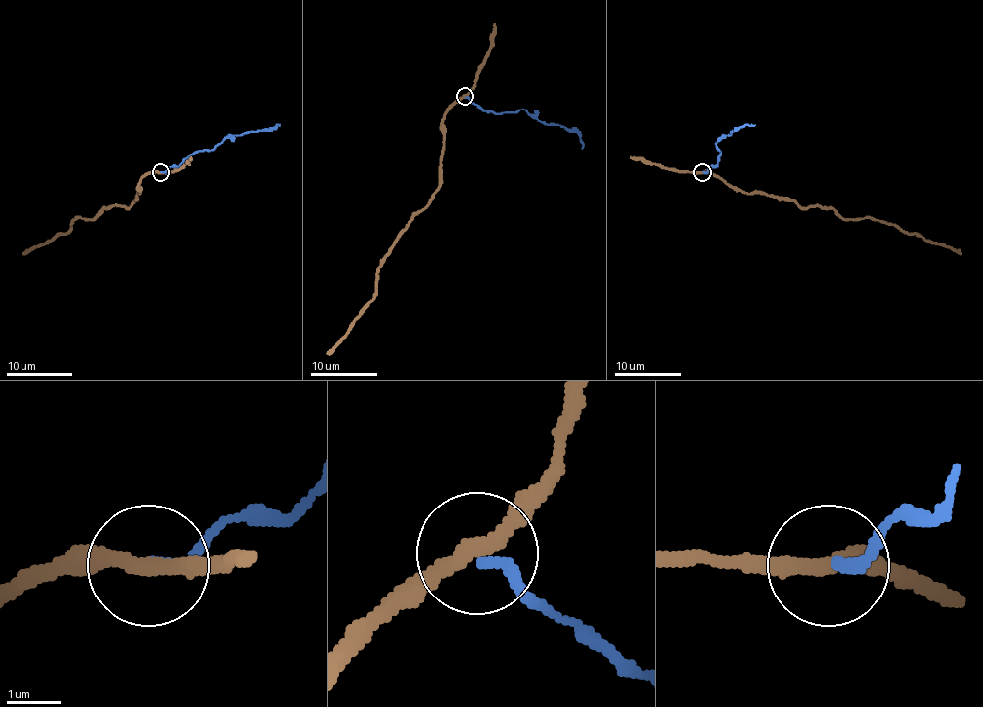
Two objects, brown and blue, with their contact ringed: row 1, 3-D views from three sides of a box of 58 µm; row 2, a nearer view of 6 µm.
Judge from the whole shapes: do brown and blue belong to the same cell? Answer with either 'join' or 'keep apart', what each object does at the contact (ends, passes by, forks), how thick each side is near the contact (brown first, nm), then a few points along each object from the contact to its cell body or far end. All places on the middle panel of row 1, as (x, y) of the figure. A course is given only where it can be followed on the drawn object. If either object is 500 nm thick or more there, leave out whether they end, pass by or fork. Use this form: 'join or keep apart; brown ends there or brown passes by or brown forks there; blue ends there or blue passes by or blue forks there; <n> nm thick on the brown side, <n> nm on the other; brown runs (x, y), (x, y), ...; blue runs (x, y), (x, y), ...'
keep apart; brown passes by; blue ends there; 280 nm thick on the brown side, 200 nm on the other; brown runs (466, 96), (454, 104), (444, 120), (438, 190), (399, 237), (380, 266), (374, 298), (328, 354); blue runs (466, 97), (497, 113), (525, 109), (550, 125), (573, 129), (580, 137), (581, 149)

